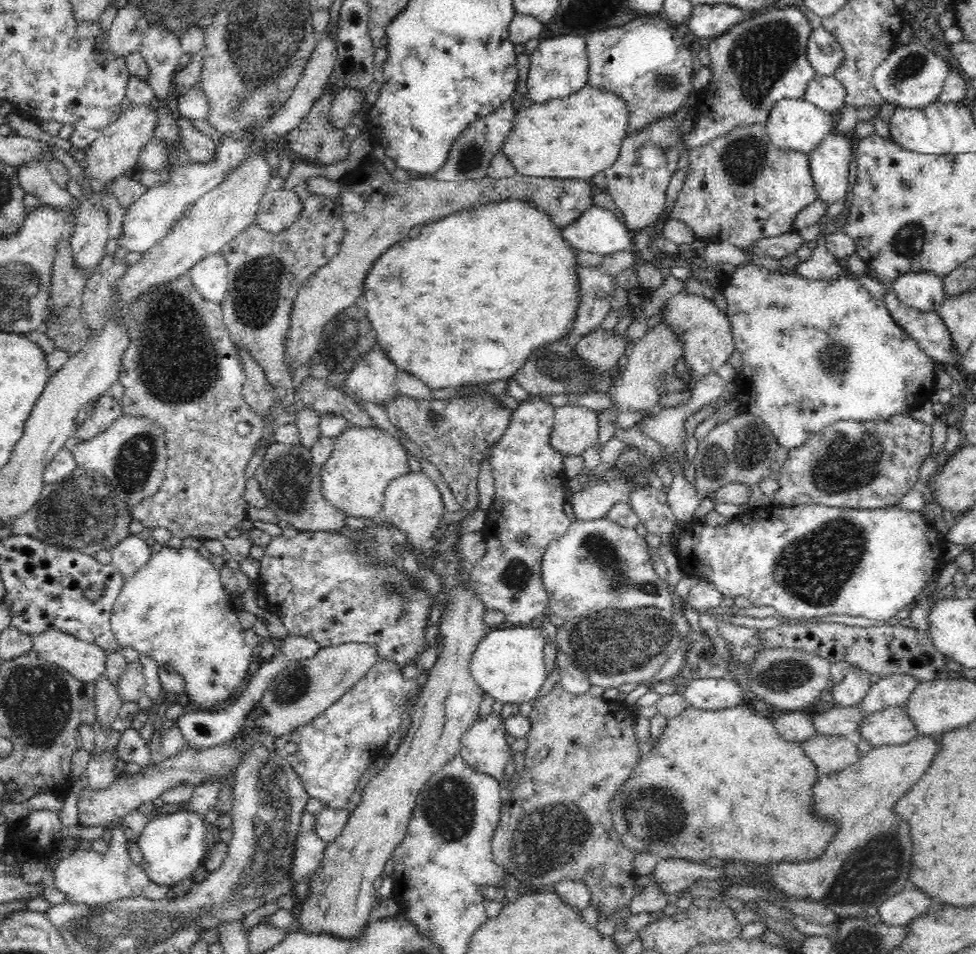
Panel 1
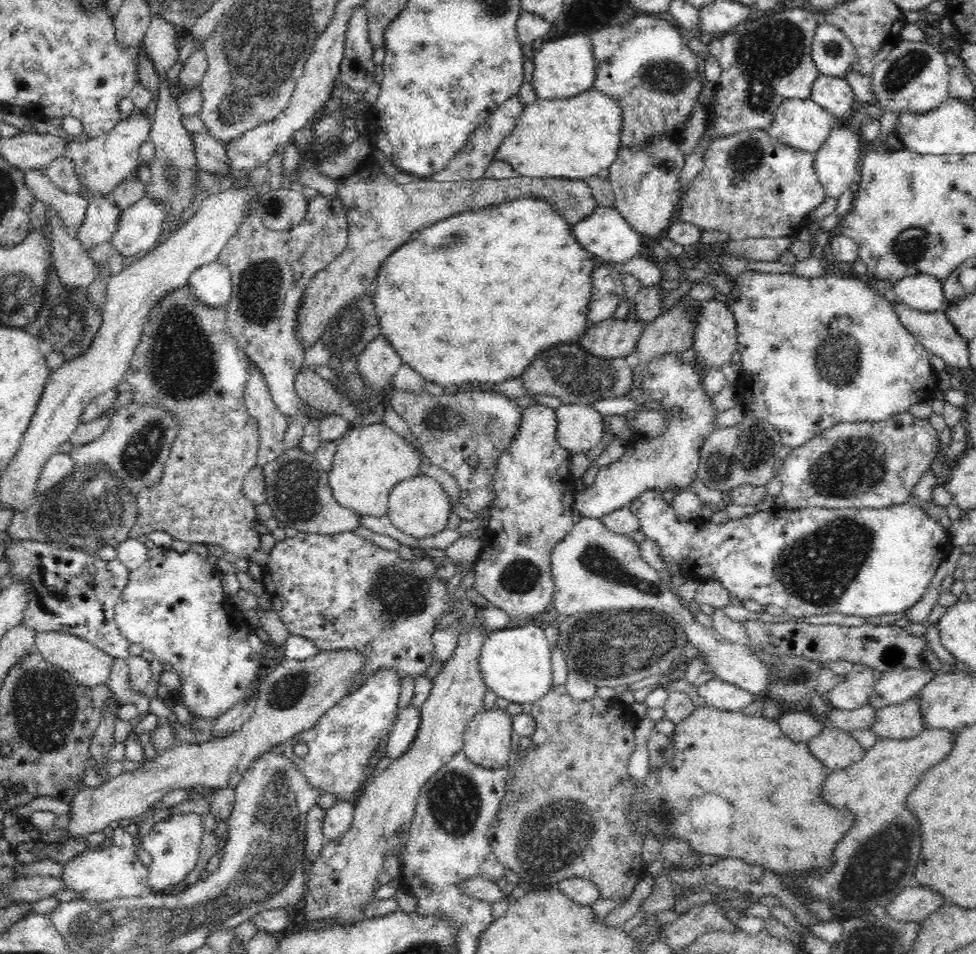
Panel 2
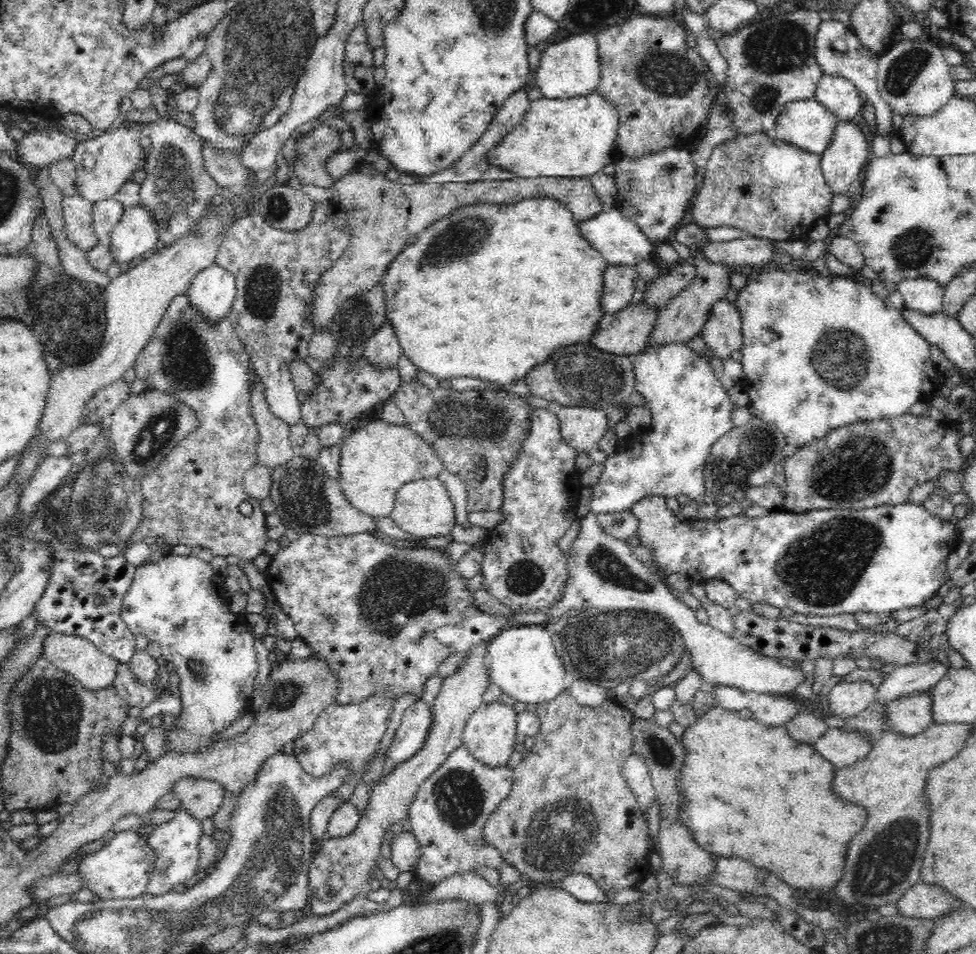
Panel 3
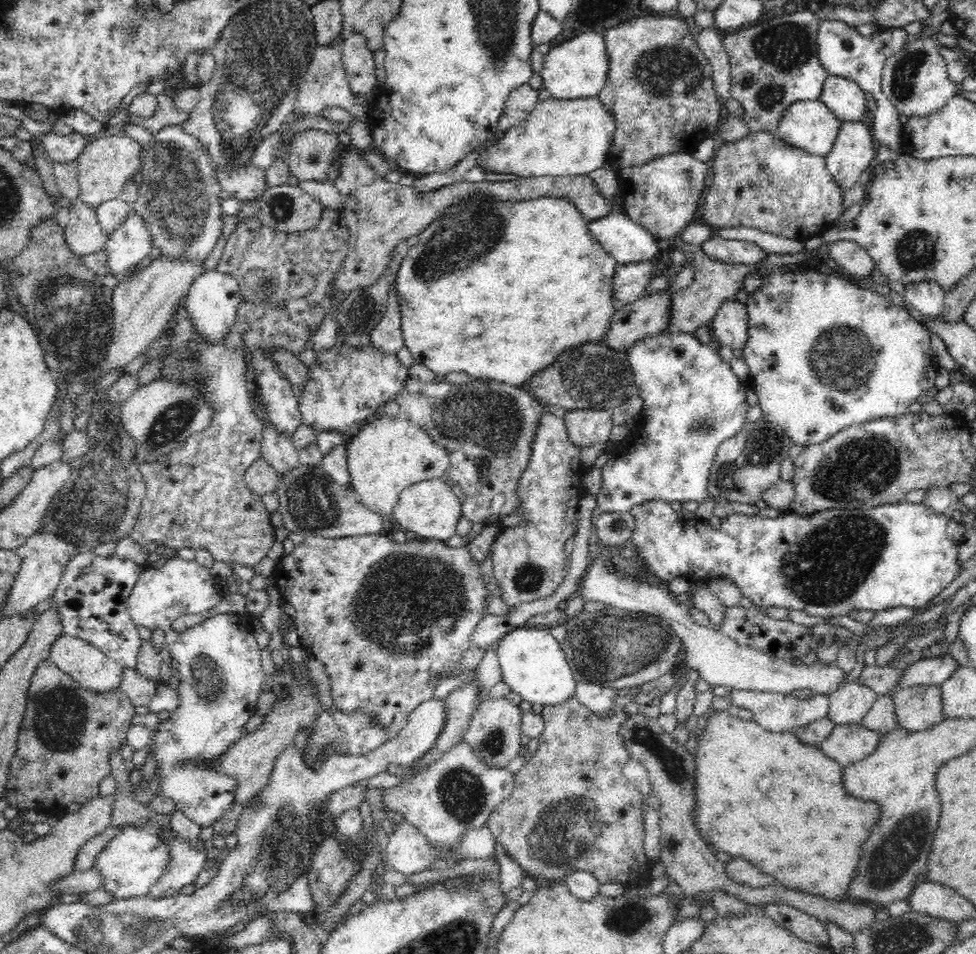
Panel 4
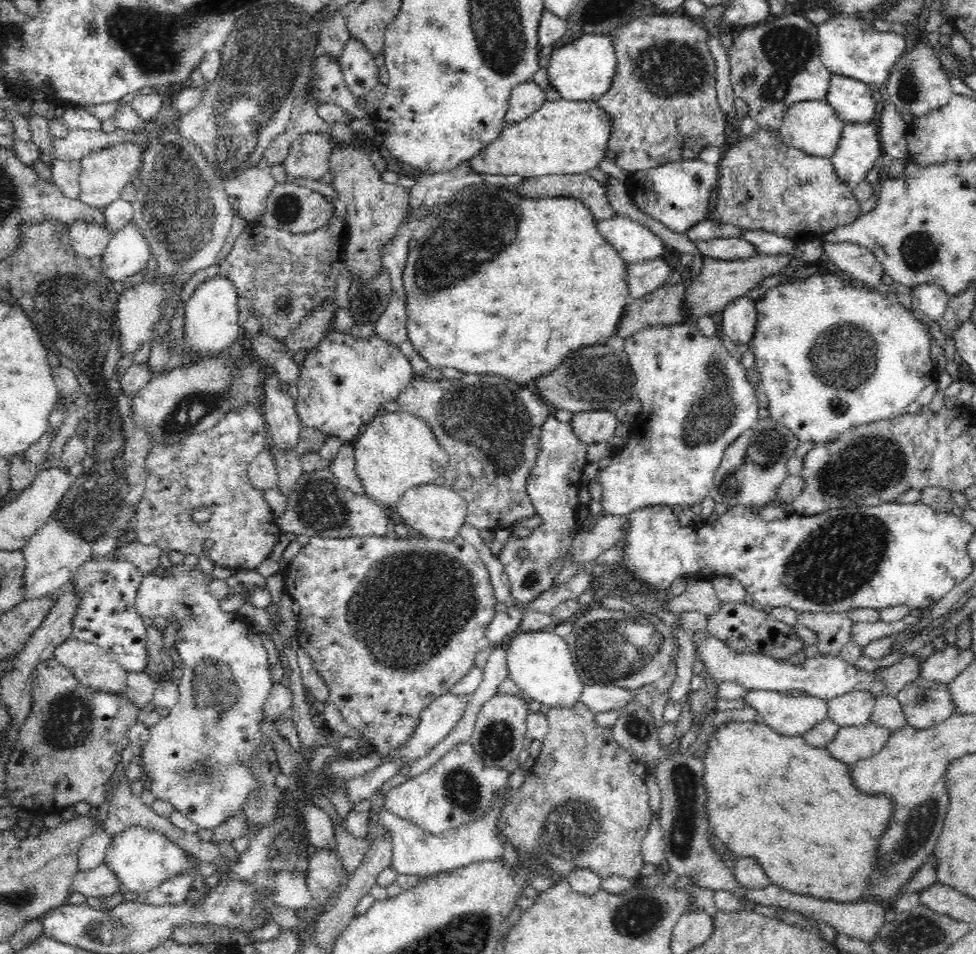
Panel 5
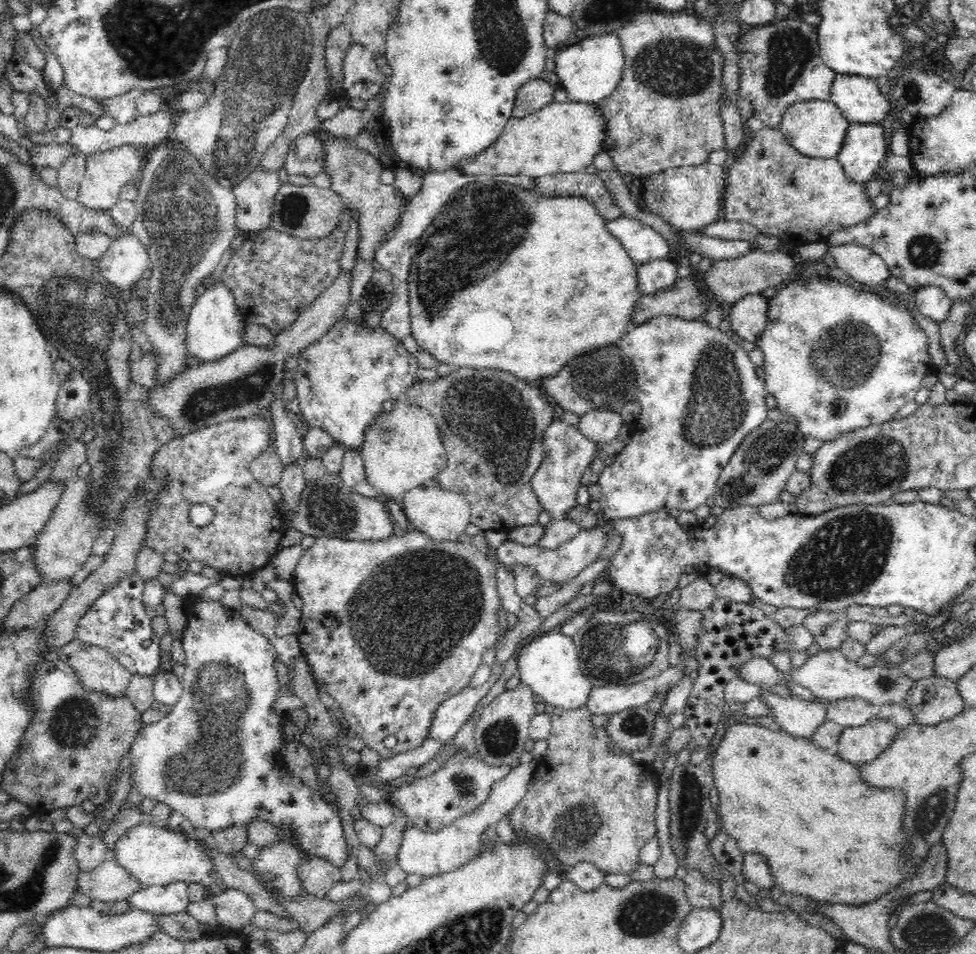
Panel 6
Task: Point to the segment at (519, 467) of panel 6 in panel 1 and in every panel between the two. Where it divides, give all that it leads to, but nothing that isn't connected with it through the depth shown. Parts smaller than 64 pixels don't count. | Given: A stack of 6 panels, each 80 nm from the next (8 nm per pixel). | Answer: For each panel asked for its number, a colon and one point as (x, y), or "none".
1: (455, 435)
2: (463, 432)
3: (477, 434)
4: (487, 428)
5: (490, 427)

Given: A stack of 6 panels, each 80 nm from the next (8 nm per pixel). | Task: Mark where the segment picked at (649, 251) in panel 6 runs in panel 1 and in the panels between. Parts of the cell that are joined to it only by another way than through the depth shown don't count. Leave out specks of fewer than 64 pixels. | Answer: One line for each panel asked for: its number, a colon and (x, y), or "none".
1: (598, 230)
2: (604, 232)
3: (621, 242)
4: (623, 239)
5: (635, 243)

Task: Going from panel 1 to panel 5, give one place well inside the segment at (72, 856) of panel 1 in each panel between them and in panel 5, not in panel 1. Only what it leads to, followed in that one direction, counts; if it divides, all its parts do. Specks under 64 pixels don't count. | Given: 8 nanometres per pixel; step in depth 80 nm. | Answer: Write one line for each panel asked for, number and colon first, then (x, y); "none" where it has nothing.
2: (115, 871)
3: (122, 869)
4: (134, 860)
5: (142, 858)

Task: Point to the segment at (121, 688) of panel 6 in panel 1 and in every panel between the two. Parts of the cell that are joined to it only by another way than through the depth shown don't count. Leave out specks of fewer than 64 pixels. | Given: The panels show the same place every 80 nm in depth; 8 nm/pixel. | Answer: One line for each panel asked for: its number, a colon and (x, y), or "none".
1: (87, 662)
2: (89, 665)
3: (77, 656)
4: (89, 665)
5: (94, 668)

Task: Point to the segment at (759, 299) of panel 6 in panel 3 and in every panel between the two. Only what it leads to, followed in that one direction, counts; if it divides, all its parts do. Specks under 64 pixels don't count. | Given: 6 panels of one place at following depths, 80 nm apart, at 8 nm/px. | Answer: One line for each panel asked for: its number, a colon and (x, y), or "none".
3: (722, 334)
4: (729, 329)
5: (739, 319)

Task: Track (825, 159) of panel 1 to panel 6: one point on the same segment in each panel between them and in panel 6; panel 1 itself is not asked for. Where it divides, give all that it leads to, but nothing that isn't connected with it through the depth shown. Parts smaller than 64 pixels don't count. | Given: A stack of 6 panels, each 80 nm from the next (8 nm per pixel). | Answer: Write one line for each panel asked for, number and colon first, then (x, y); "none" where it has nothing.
2: (835, 161)
3: (847, 154)
4: (853, 150)
5: (859, 146)
6: (864, 147)

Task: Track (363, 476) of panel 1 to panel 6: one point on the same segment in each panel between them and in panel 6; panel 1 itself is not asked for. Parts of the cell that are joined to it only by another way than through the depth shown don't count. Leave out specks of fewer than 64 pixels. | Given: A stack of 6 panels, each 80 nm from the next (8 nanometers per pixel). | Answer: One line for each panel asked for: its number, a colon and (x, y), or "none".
2: (369, 461)
3: (376, 460)
4: (389, 454)
5: (397, 451)
6: (403, 448)

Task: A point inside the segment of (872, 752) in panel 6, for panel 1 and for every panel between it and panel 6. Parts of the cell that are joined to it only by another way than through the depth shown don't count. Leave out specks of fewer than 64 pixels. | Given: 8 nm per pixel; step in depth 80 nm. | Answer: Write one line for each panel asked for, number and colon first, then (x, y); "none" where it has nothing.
1: (830, 754)
2: (836, 749)
3: (842, 748)
4: (846, 744)
5: (853, 743)

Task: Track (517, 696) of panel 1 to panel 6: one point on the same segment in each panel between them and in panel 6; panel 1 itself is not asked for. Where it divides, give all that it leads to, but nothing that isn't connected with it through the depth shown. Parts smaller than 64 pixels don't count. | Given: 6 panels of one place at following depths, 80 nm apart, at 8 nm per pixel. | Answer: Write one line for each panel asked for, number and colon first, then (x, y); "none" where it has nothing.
2: (515, 664)
3: (522, 661)
4: (533, 663)
5: (540, 663)
6: (548, 663)

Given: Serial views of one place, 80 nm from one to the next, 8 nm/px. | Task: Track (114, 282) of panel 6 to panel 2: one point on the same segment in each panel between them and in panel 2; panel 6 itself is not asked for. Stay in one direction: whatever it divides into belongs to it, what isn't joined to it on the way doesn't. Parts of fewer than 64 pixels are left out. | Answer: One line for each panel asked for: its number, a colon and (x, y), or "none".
2: (140, 226)
3: (135, 236)
4: (128, 246)
5: (127, 252)

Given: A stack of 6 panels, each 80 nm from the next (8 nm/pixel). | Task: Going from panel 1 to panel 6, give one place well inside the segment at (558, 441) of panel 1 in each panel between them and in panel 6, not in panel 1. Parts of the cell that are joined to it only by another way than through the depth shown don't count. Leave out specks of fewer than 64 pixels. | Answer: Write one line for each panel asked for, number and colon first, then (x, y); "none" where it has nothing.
2: (580, 428)
3: (582, 428)
4: (586, 427)
5: (591, 427)
6: (601, 427)

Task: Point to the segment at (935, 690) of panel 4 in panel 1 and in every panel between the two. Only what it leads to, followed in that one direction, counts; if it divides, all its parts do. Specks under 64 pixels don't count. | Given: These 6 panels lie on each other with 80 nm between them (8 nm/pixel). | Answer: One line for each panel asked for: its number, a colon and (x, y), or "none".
1: (892, 725)
2: (900, 721)
3: (911, 714)

